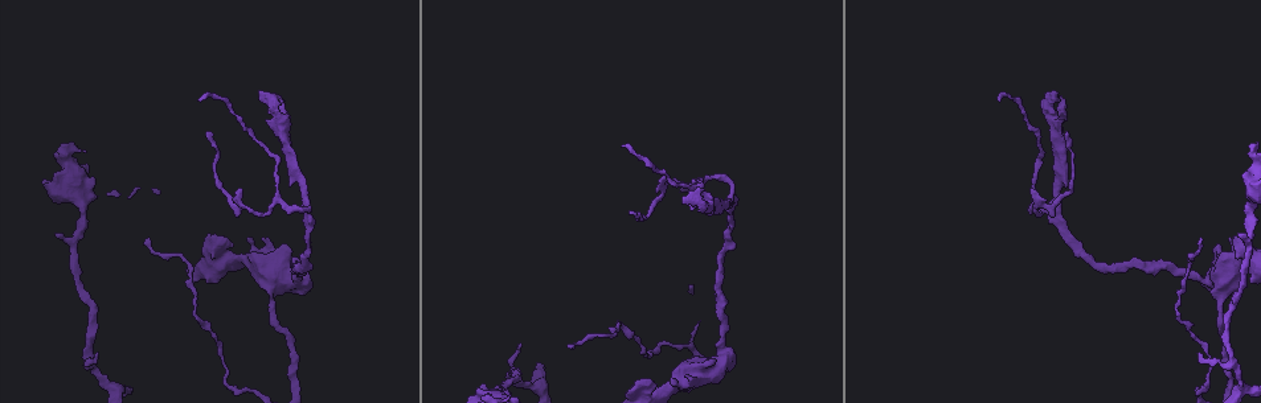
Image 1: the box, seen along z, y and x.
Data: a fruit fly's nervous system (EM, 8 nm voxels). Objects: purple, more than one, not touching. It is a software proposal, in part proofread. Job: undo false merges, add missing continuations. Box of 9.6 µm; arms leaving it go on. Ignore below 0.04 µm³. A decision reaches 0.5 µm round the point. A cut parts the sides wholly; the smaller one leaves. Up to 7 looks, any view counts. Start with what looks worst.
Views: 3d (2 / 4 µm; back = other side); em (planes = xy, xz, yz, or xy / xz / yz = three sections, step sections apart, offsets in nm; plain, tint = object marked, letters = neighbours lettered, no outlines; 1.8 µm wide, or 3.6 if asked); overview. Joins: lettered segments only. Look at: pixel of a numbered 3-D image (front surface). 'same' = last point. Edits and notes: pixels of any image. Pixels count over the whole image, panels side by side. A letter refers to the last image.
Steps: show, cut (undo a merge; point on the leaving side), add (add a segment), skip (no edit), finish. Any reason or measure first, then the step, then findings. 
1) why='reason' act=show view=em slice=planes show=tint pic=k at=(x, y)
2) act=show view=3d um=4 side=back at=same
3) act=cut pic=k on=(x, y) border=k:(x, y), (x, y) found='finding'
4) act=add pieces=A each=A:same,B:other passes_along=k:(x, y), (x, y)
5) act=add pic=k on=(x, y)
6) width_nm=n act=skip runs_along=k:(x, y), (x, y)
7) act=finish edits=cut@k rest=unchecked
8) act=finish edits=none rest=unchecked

why='an open end' act=show view=3d um=4 pic=1 at=(622, 144)

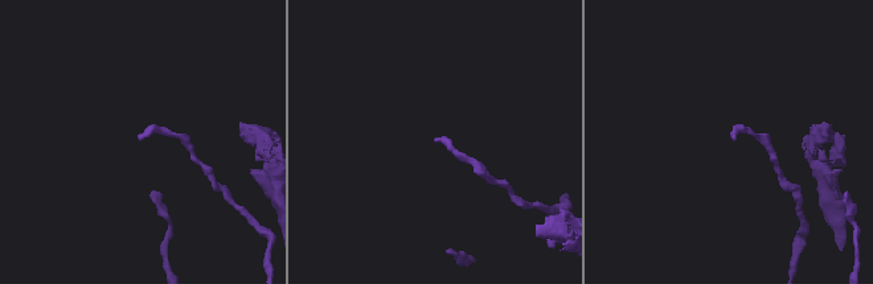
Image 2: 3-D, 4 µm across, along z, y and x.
why='need the tissue' act=show view=em slice=xy step=8 show=letters pic=2 at=(437, 137)

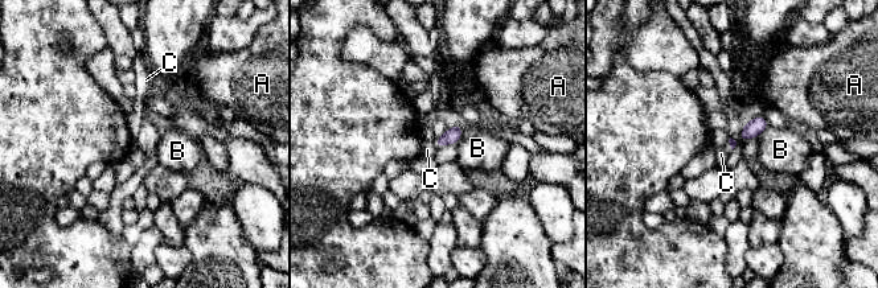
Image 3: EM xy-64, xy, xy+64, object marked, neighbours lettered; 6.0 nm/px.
act=skip each=A:other,B:other,C:other border=3:(434, 139), (434, 144), (438, 148) found='none of them fits'

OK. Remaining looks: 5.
why='thin end' act=show view=3d um=4 side=back pic=1 at=(521, 345)

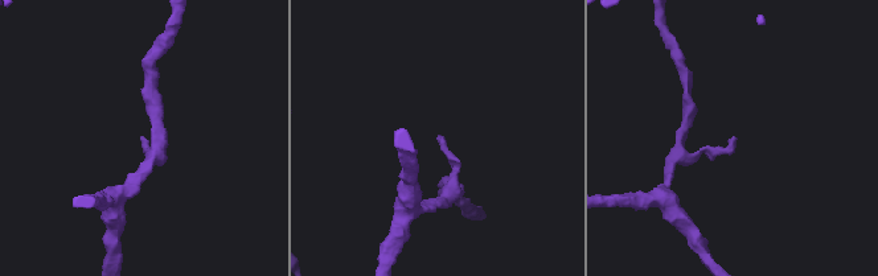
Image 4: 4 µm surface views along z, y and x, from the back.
act=show view=em slice=planes show=letters pic=4 at=(731, 137)

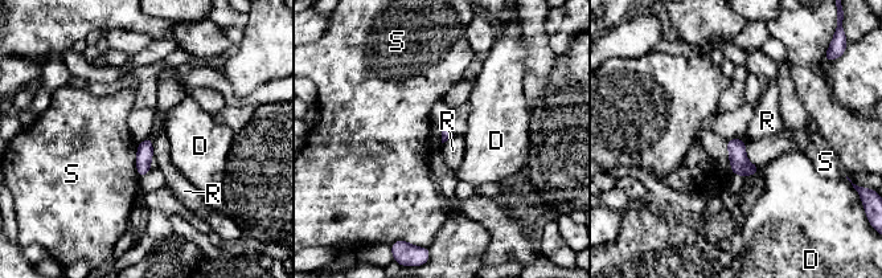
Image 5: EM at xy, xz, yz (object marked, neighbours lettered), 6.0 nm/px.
act=skip each=D:other,R:other,S:other border=5:(150, 137), (154, 156) found='none of them fits'

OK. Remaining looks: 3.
why='an open end' act=show view=3d um=2 pic=1 at=(1240, 233)

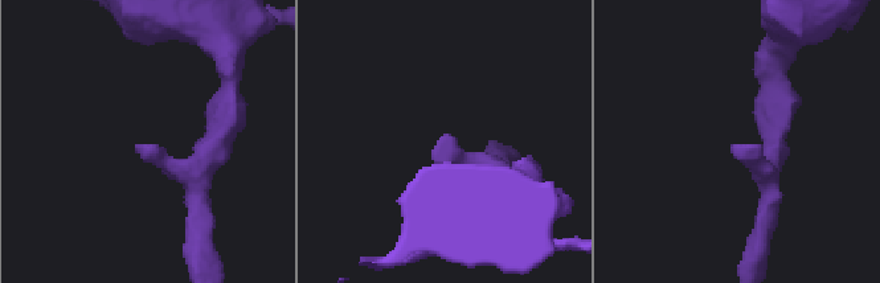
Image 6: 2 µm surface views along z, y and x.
why='shape alone is not enough' act=show view=em slice=planes show=letters pic=6 at=(432, 156)

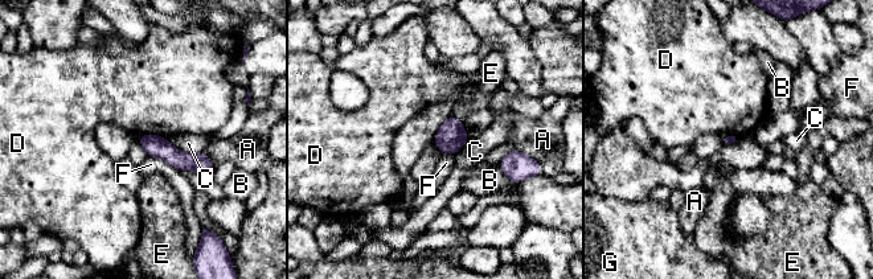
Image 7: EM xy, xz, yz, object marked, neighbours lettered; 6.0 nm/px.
longest_contact=C:240nm act=skip each=A:other,B:other,C:other,D:other,E:other,F:other,G:other border=7:(139, 135), (160, 135), (167, 139) found='no lettered segment goes on from it'

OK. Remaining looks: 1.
act=finish edits=none rest=unchecked

